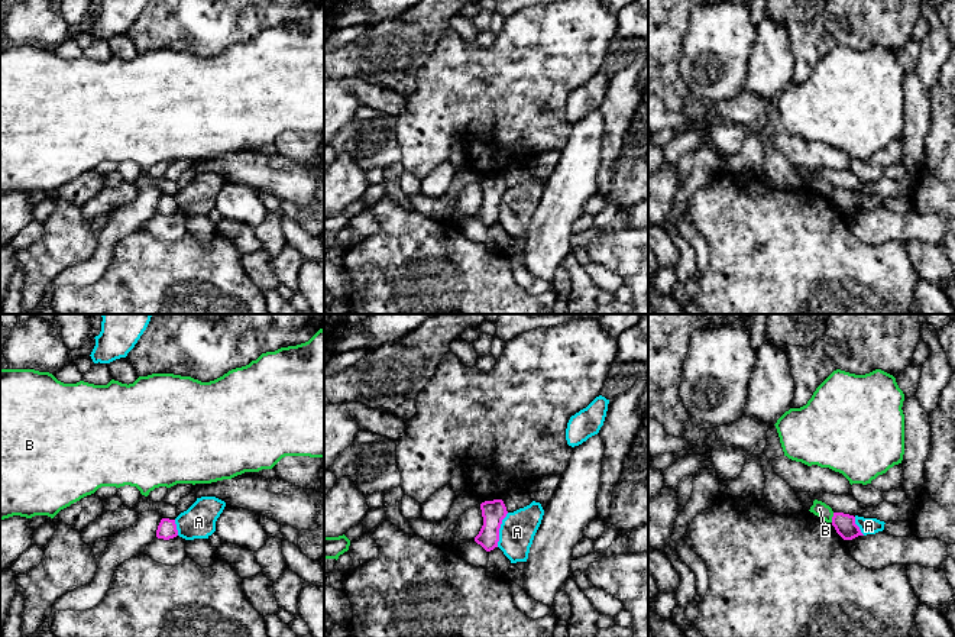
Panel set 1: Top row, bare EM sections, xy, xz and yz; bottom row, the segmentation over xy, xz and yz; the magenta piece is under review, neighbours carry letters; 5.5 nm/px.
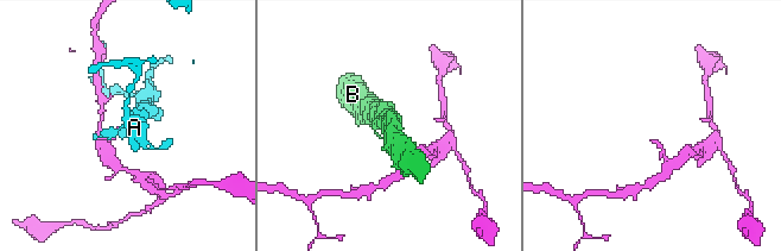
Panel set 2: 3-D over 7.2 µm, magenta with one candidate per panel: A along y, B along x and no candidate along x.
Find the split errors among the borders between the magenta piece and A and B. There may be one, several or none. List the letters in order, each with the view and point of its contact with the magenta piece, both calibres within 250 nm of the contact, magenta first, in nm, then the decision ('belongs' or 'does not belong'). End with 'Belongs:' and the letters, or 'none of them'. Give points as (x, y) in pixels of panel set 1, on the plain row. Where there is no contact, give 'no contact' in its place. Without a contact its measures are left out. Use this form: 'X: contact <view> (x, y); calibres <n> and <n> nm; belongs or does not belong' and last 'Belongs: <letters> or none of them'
A: contact xz (498, 206); calibres 130 and 200 nm; does not belong
B: contact yz (832, 193); calibres 120 and 90 nm; does not belong
Belongs: none of them

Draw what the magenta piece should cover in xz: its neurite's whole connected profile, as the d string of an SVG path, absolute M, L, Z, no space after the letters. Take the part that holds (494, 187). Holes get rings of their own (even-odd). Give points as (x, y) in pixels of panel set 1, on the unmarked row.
M502 175L485 177L480 180L480 185L483 201L479 210L475 213L475 217L486 227L491 227L498 223L499 204L508 187Z

